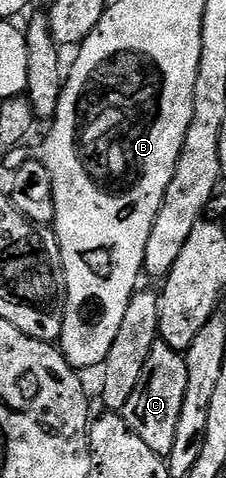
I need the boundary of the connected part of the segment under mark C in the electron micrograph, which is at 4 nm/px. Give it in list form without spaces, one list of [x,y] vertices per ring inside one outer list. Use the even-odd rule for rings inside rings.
[[[156,340],[153,350],[149,350],[149,358],[145,358],[141,382],[137,382],[137,390],[133,390],[121,413],[129,430],[133,430],[153,454],[166,458],[177,442],[177,422],[181,422],[181,406],[185,406],[185,386],[189,386],[186,355],[173,350],[164,340]]]

